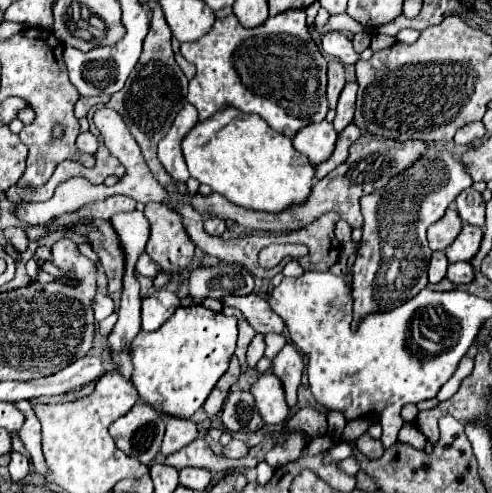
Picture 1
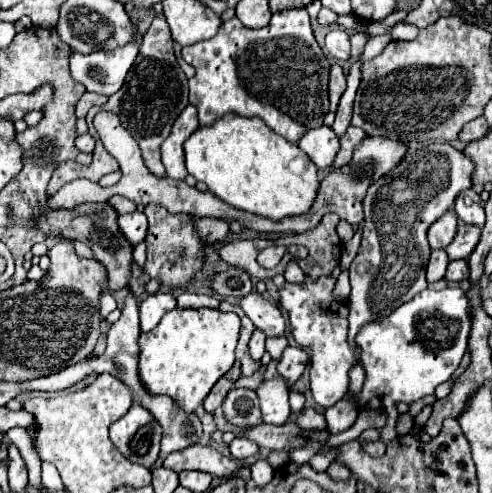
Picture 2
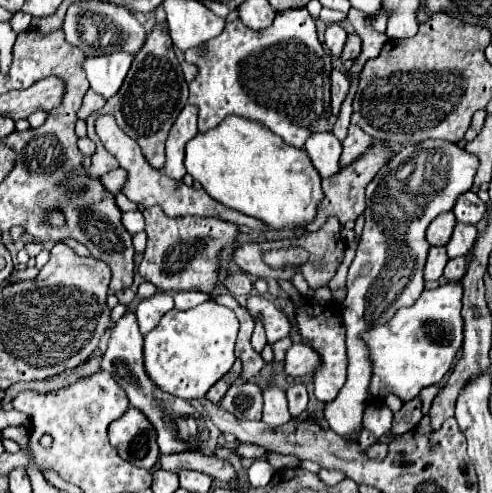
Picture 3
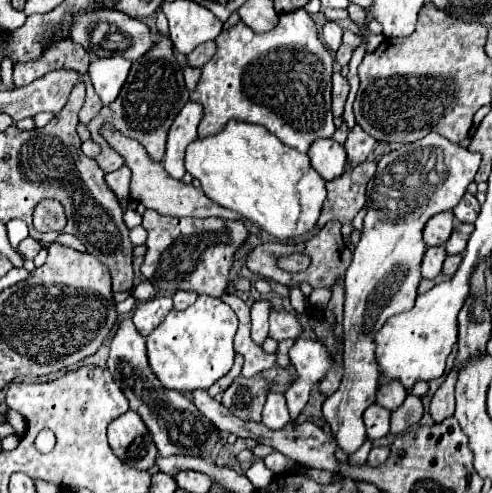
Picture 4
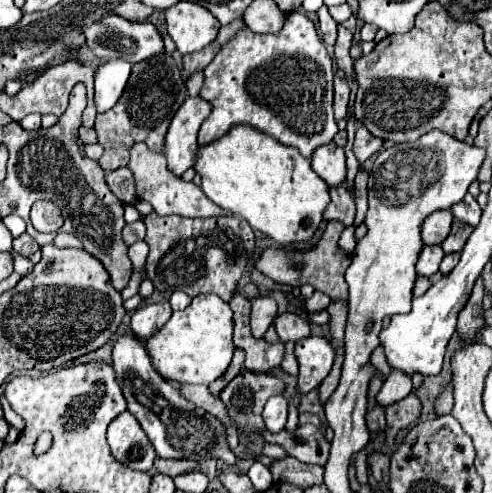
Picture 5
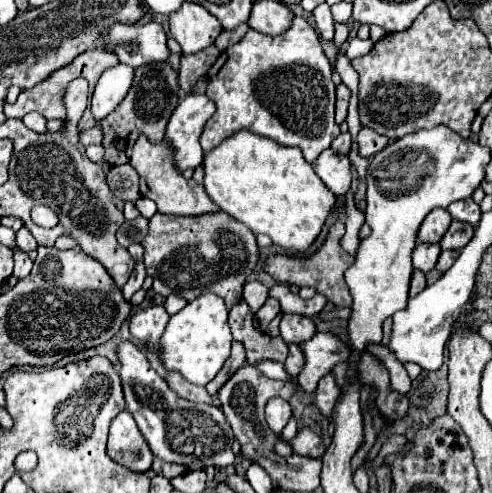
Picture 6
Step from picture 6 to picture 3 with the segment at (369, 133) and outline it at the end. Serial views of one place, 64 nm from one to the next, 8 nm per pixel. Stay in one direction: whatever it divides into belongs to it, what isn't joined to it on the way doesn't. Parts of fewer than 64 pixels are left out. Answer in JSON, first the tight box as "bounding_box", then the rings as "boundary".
{"bounding_box":[342,124,374,166],"boundary":[[[354,124],[348,128],[348,136],[346,136],[346,140],[342,142],[342,148],[344,148],[344,152],[342,152],[342,166],[348,166],[348,164],[352,164],[354,160],[358,160],[364,152],[368,152],[370,150],[370,146],[374,144],[374,140],[366,134],[366,132],[362,132],[360,128],[356,128]]]}

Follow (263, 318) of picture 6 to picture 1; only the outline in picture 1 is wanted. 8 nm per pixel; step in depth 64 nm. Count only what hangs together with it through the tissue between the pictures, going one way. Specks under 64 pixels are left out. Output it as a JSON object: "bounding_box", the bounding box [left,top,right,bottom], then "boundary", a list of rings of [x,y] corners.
{"bounding_box":[246,334,266,368],"boundary":[[[256,334],[256,336],[252,338],[252,342],[250,342],[250,346],[248,346],[248,354],[246,354],[248,364],[250,364],[252,368],[254,368],[256,362],[264,356],[264,348],[266,348],[266,344],[264,344],[264,336],[262,336],[262,334]]]}

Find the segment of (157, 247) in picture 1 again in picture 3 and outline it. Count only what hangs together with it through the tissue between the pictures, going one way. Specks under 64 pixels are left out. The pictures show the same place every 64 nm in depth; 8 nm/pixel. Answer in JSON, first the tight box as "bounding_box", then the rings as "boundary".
{"bounding_box":[138,208,238,294],"boundary":[[[146,208],[147,244],[144,258],[138,266],[142,278],[150,280],[158,290],[200,290],[214,294],[218,284],[218,262],[220,252],[226,246],[232,246],[238,236],[238,226],[220,218],[200,218],[200,216],[182,216],[170,218],[160,208]]]}

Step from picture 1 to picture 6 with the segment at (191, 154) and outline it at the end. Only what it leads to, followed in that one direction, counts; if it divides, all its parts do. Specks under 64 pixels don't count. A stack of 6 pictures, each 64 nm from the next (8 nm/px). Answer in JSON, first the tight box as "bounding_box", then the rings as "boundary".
{"bounding_box":[202,132,352,252],"boundary":[[[252,132],[230,136],[204,156],[202,166],[206,172],[204,188],[220,210],[248,226],[254,234],[266,234],[276,246],[292,252],[304,252],[312,246],[336,204],[334,194],[346,196],[352,186],[352,164],[348,156],[340,156],[330,148],[312,166],[304,160],[300,148],[280,146]]]}

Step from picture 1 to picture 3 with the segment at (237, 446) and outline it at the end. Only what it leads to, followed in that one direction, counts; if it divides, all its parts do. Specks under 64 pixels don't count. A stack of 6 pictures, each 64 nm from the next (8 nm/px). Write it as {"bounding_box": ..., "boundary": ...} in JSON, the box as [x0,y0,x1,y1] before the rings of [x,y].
{"bounding_box":[238,444,266,458],"boundary":[[[240,444],[238,446],[238,456],[244,456],[244,458],[264,458],[264,454],[266,454],[266,448],[262,448],[262,446],[258,446],[258,444]]]}

